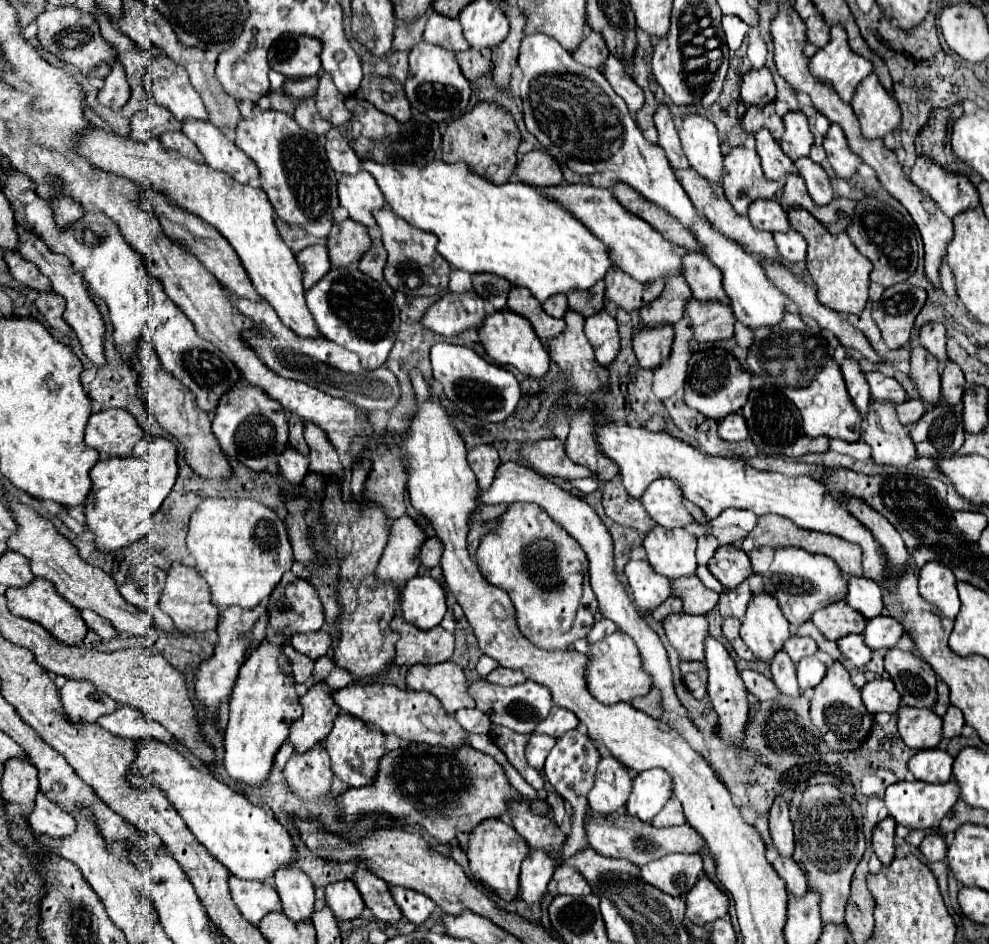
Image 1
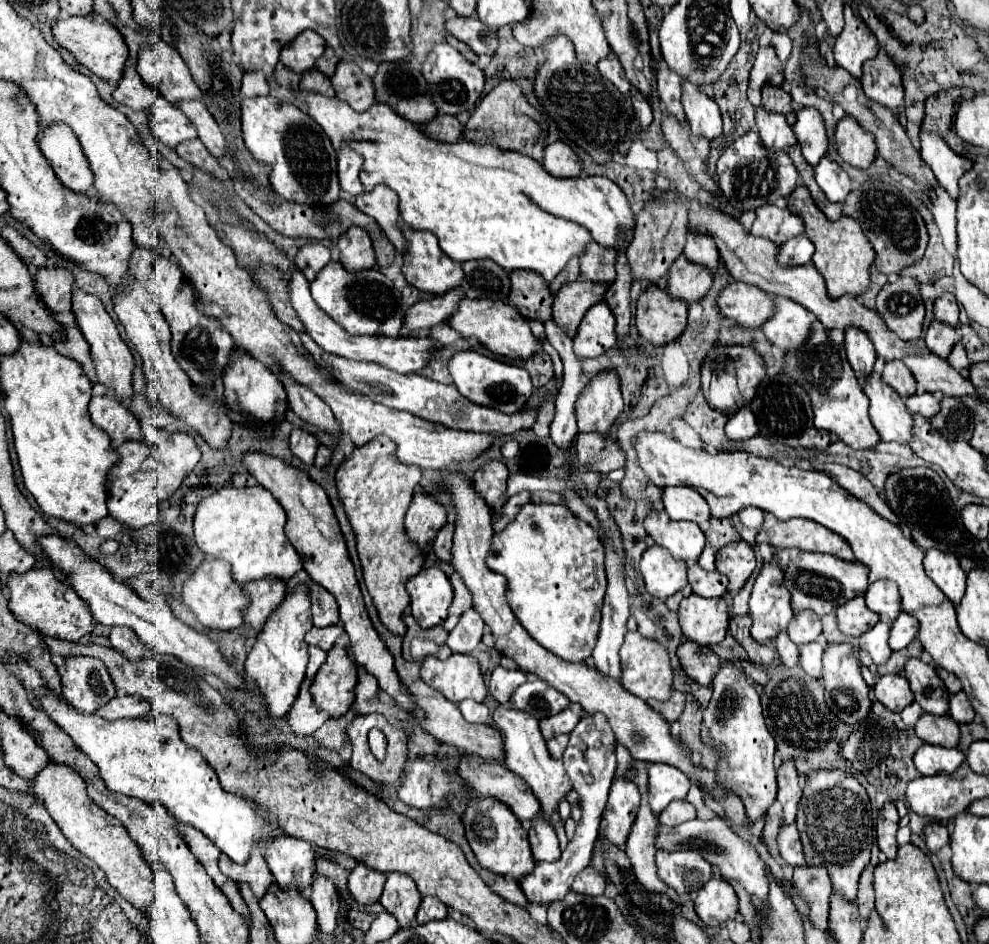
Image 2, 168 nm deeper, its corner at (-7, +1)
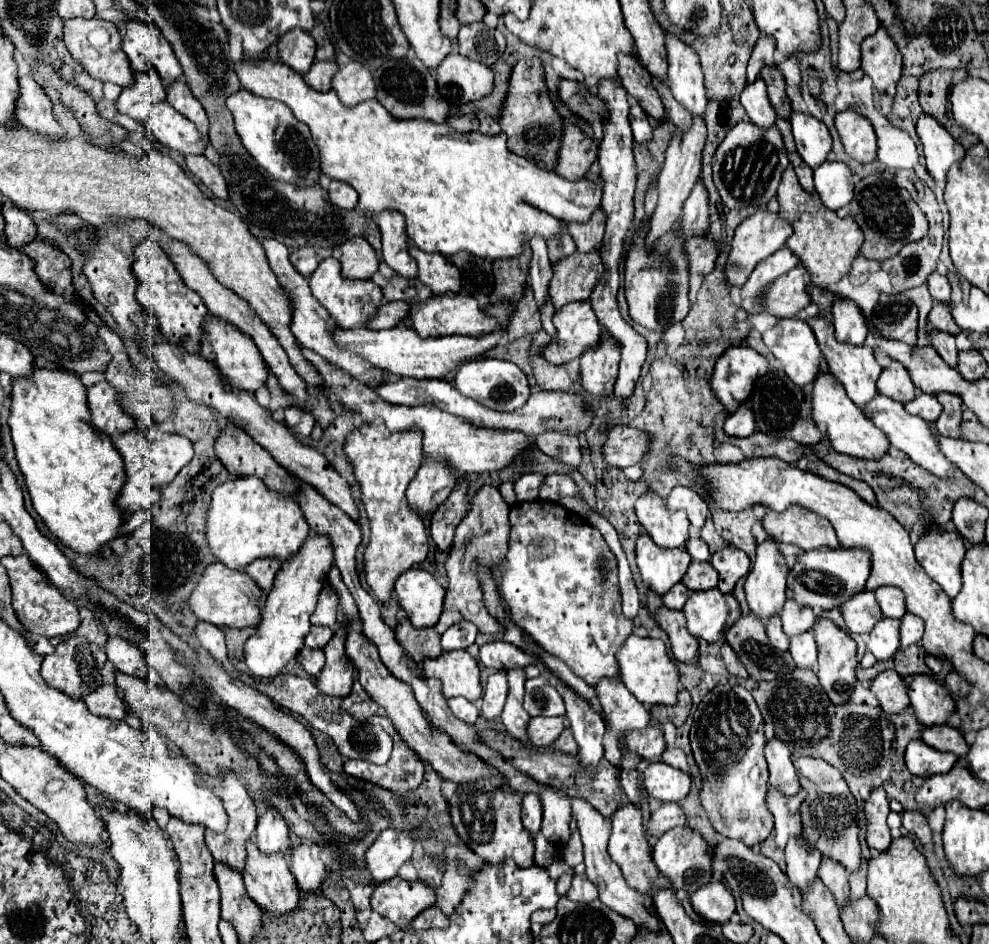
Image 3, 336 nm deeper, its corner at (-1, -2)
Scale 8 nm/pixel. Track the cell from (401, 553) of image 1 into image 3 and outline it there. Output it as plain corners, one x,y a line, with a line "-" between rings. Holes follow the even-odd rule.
424,460
414,480
410,482
406,496
410,504
420,512
420,516
430,516
436,504
442,504
456,484
456,472
446,462

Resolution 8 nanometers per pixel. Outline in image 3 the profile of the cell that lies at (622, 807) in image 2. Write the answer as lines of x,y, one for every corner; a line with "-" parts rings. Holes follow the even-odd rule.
632,804
622,806
616,810
616,814
612,816
612,836
610,836
610,844
608,844
608,854
612,856
612,860
620,866
626,882
638,890
642,896
654,898
654,894
658,890
674,890
672,882
660,874
660,870
656,868
656,864
652,862
652,852
650,852
650,842
648,842
648,834
640,816
640,810
636,810

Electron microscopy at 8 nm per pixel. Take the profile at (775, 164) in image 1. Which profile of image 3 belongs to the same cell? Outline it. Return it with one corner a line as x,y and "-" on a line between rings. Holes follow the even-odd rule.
760,76
754,82
746,84
744,92
740,94
740,102
754,124
760,124
762,128
770,128
776,122
776,112
766,96
766,84

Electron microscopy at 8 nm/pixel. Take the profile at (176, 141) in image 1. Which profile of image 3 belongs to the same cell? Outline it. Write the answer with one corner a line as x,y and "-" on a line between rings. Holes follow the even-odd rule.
186,156
186,166
206,188
212,190
214,196
218,196
222,200
228,198
226,180
218,166
212,166
204,156

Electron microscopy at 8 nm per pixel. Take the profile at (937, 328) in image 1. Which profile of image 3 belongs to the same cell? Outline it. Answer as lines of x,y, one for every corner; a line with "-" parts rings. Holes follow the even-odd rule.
932,272
932,276
928,276
928,288
936,302
944,302
944,304
950,302
950,284
946,276

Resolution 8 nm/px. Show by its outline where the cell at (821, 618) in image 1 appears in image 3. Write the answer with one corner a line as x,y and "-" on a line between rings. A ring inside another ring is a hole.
868,590
852,596
852,600
844,602
840,606
840,610
846,620
848,632
852,632
852,634
870,632
874,628
874,624
878,620
882,620
882,612
876,602
876,596
874,596
874,592
868,592

